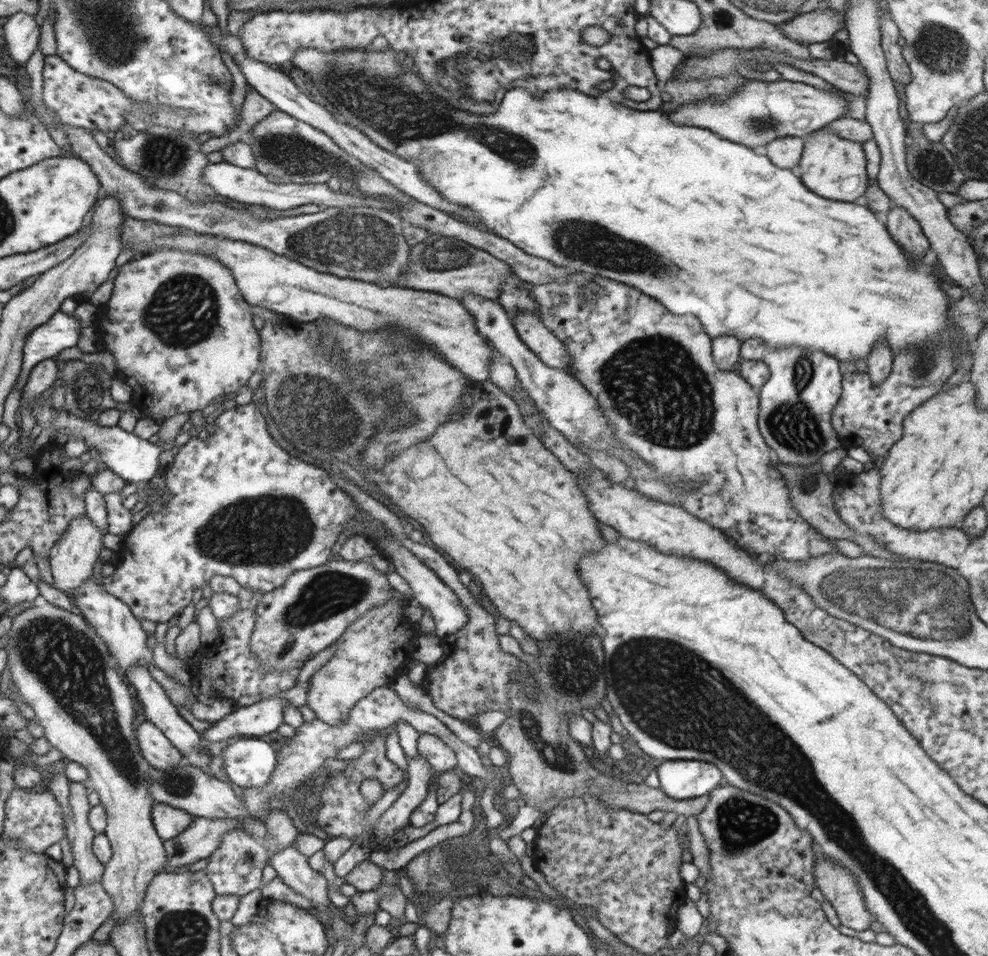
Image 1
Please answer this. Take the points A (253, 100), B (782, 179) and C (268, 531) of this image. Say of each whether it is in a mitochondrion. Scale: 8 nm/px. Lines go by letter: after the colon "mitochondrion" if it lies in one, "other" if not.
A: other
B: other
C: mitochondrion

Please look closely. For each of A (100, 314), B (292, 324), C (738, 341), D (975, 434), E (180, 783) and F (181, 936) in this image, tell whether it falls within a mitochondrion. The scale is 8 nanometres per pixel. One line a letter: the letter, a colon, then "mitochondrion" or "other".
A: other
B: other
C: other
D: other
E: mitochondrion
F: mitochondrion

